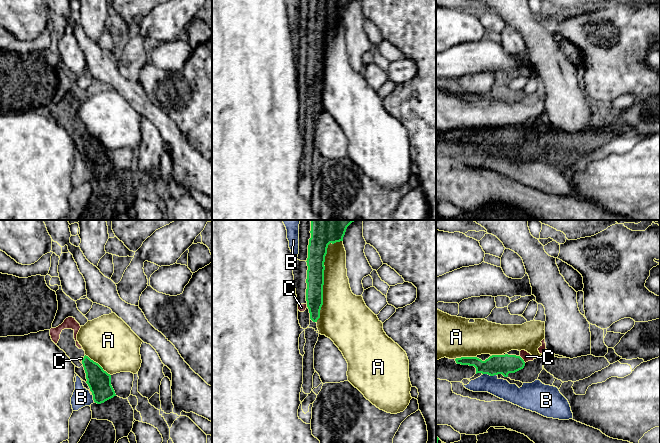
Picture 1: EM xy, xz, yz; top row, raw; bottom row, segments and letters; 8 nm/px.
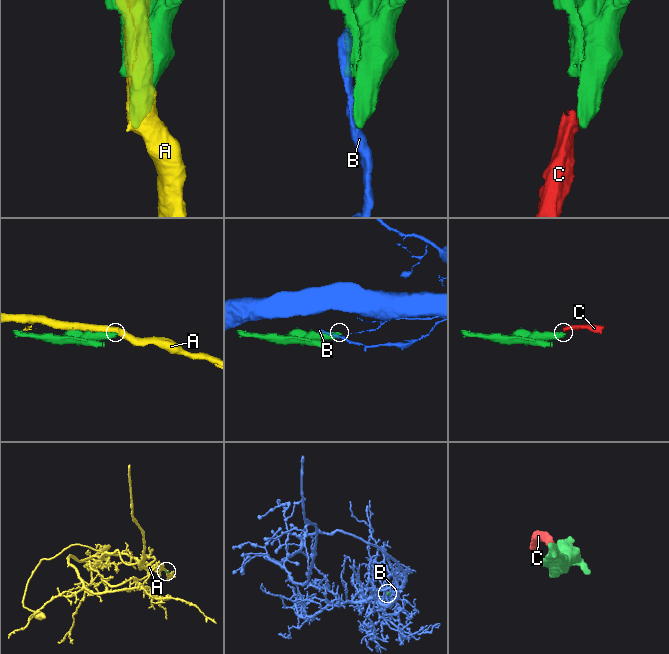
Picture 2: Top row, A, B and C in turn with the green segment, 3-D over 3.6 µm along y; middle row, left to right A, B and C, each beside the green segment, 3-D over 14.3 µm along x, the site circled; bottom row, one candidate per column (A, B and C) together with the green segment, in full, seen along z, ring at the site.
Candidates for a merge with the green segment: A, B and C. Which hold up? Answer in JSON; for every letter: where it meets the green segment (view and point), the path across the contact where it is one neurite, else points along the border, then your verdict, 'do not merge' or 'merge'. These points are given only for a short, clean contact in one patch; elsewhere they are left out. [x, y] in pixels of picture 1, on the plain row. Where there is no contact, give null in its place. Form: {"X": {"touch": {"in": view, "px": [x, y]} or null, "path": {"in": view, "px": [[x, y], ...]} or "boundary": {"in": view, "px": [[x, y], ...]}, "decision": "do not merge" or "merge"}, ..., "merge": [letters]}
{"A": {"touch": {"in": "xz", "px": [323, 53]}, "decision": "do not merge"}, "B": {"touch": {"in": "yz", "px": [490, 151]}, "boundary": {"in": "yz", "px": [[483, 149], [496, 151]]}, "decision": "do not merge"}, "C": {"touch": {"in": "yz", "px": [522, 135]}, "path": {"in": "yz", "px": [[496, 140], [517, 139], [522, 135], [526, 132]]}, "decision": "merge"}, "merge": ["C"]}

